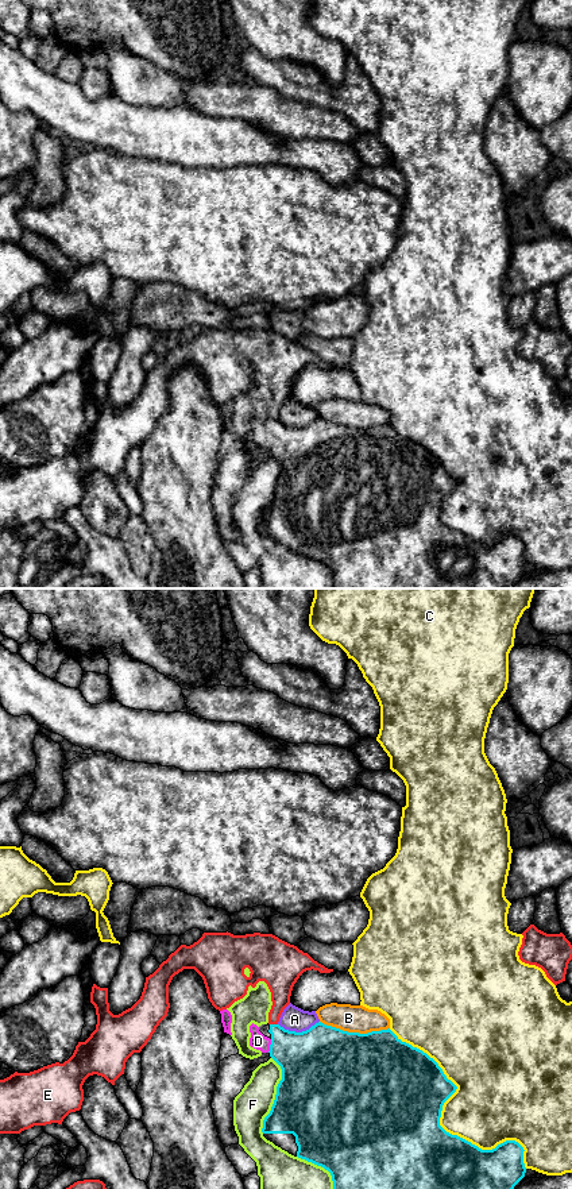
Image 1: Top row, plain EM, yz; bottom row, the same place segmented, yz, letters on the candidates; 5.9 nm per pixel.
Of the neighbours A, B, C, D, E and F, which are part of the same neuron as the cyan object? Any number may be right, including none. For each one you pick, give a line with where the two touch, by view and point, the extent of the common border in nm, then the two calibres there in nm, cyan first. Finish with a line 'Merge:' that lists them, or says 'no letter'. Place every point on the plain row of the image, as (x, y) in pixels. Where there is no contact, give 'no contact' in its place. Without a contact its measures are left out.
D: meets cyan in yz at (270, 441); contact 80 nm long; 340 nm thick on the cyan side, 100 nm on the other
Merge: D

